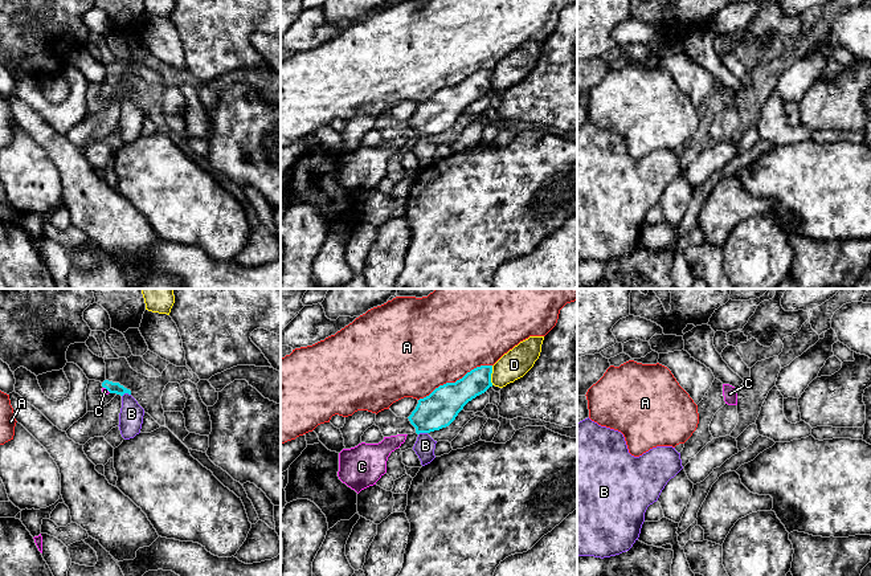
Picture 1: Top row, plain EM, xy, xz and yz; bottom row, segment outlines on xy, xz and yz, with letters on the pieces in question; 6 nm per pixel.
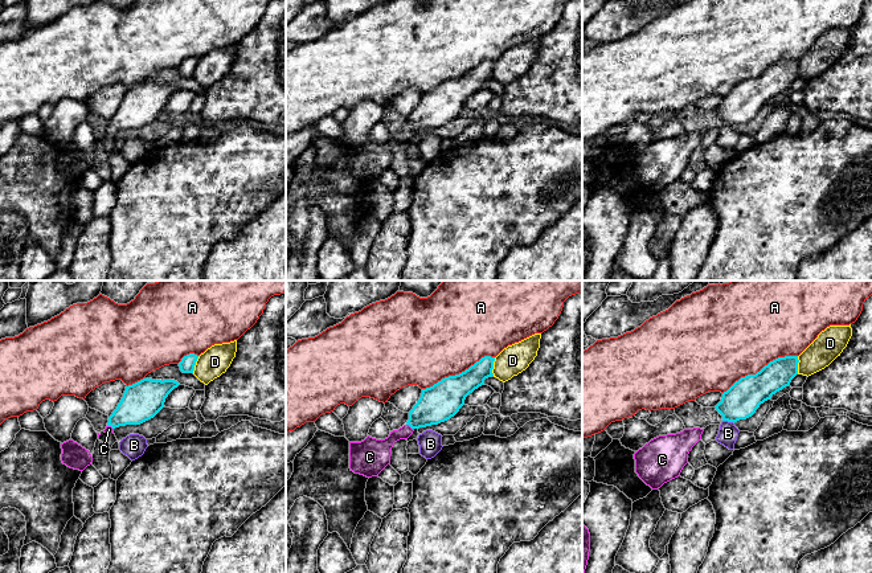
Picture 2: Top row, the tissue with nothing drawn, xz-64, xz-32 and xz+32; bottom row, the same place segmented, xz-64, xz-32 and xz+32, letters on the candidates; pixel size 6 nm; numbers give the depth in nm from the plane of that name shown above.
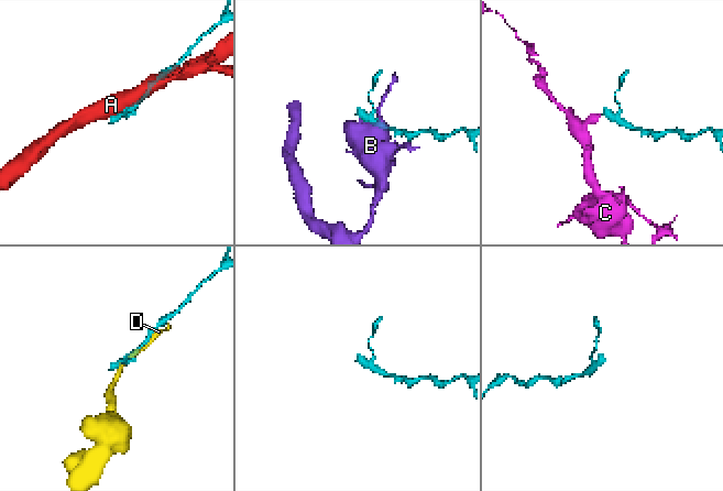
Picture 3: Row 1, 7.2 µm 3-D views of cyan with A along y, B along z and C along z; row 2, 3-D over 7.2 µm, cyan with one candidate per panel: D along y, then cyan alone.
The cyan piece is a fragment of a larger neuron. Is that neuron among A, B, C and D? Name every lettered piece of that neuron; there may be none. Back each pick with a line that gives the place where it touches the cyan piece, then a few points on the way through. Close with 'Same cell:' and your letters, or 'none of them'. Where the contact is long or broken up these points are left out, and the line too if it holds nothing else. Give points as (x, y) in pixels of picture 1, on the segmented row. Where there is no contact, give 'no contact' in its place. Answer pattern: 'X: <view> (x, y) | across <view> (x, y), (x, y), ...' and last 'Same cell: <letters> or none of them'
C: xy (107, 389) | across xy (111, 387), (107, 389), (105, 391)
Same cell: C

